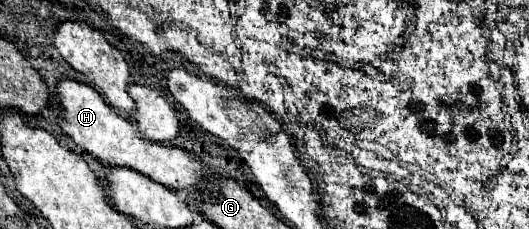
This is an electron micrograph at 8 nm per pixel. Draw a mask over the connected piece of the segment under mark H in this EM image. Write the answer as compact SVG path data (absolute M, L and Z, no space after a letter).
M64 78L56 84L56 96L62 110L62 116L58 116L62 132L70 136L80 148L90 152L94 158L98 158L100 162L108 162L110 166L132 168L172 190L196 190L196 180L200 180L200 176L204 174L204 164L198 156L142 138L136 126L126 118L118 116L114 108L110 108L104 98L86 82Z

